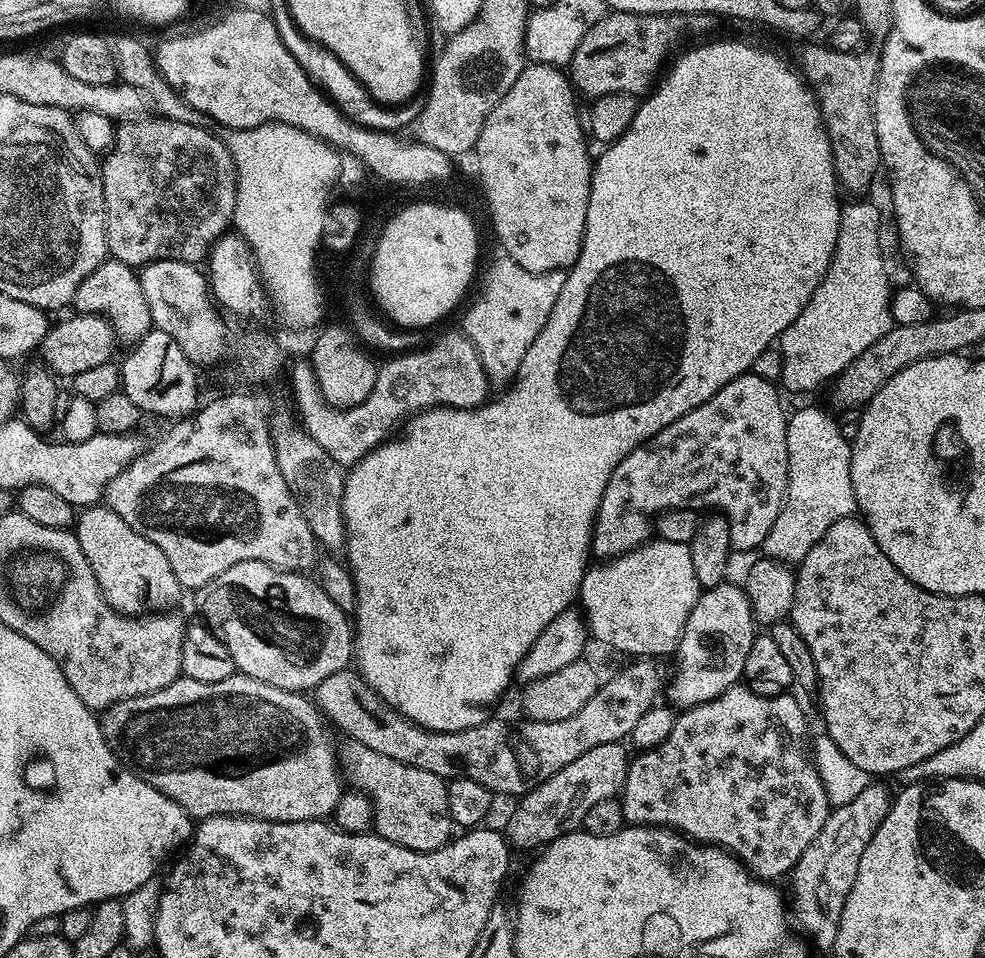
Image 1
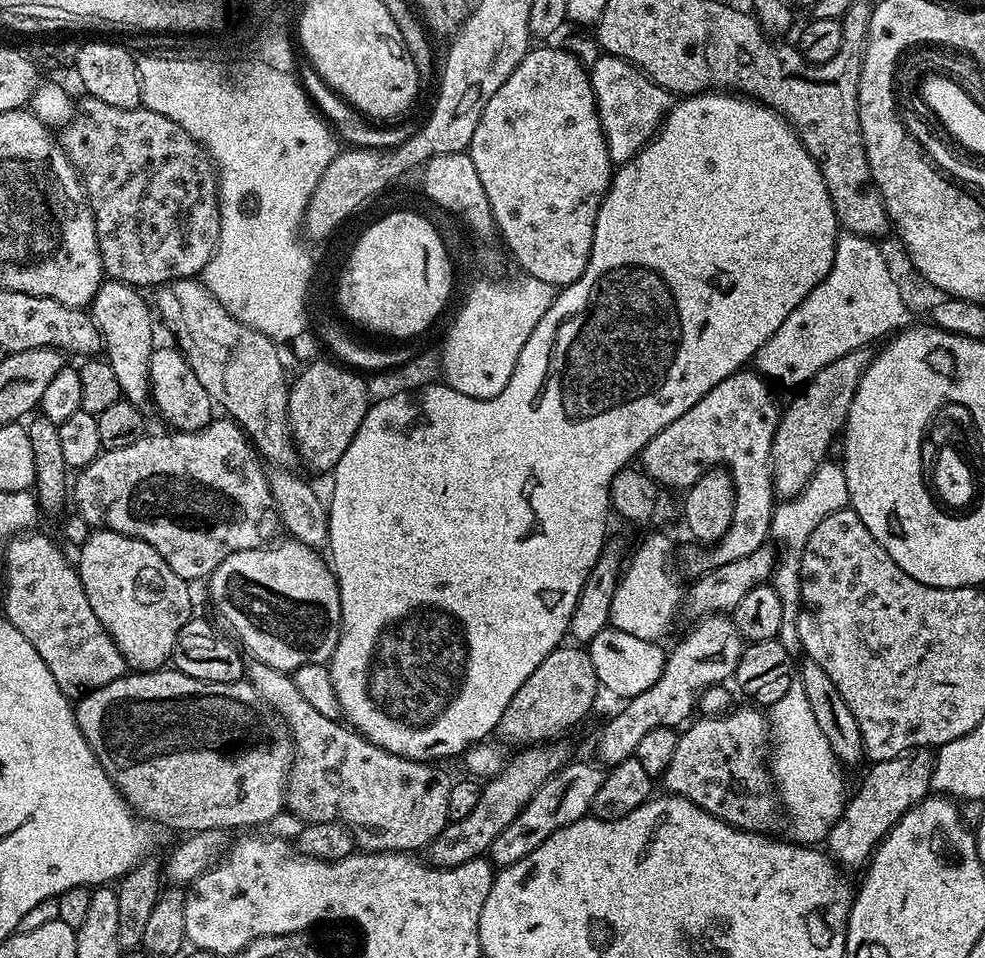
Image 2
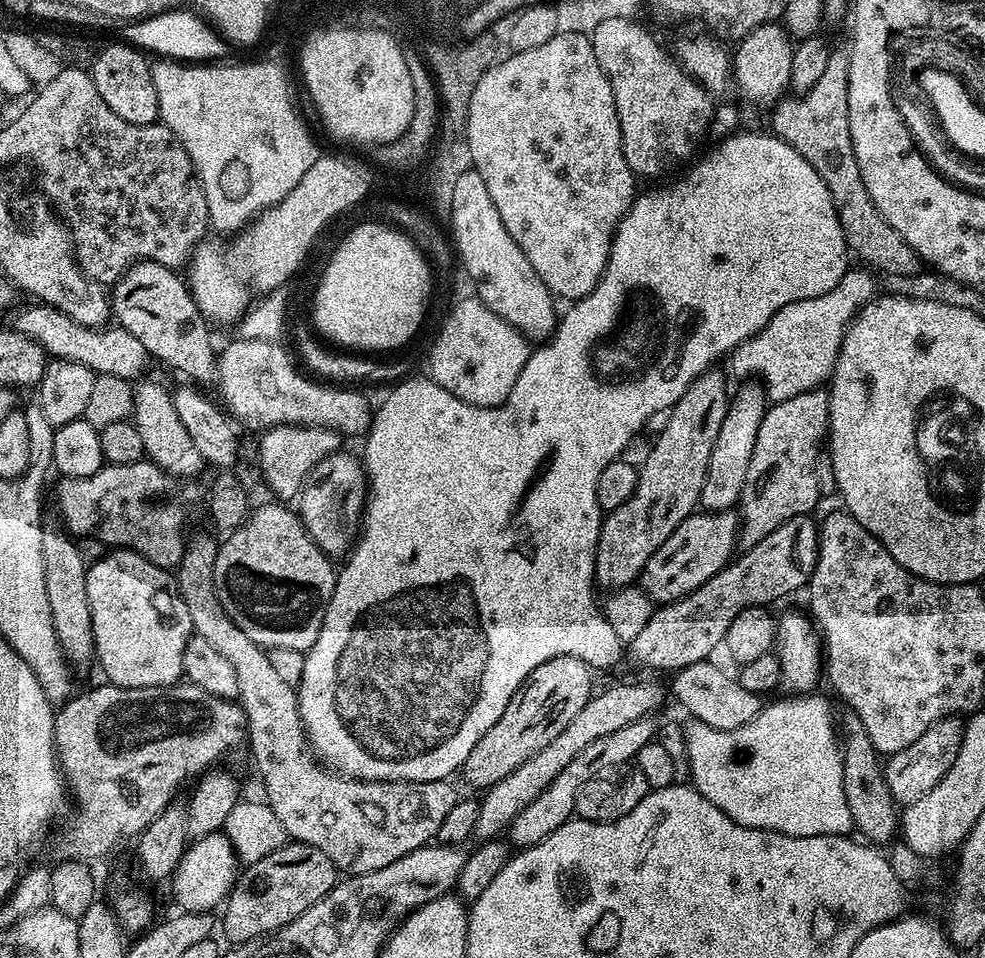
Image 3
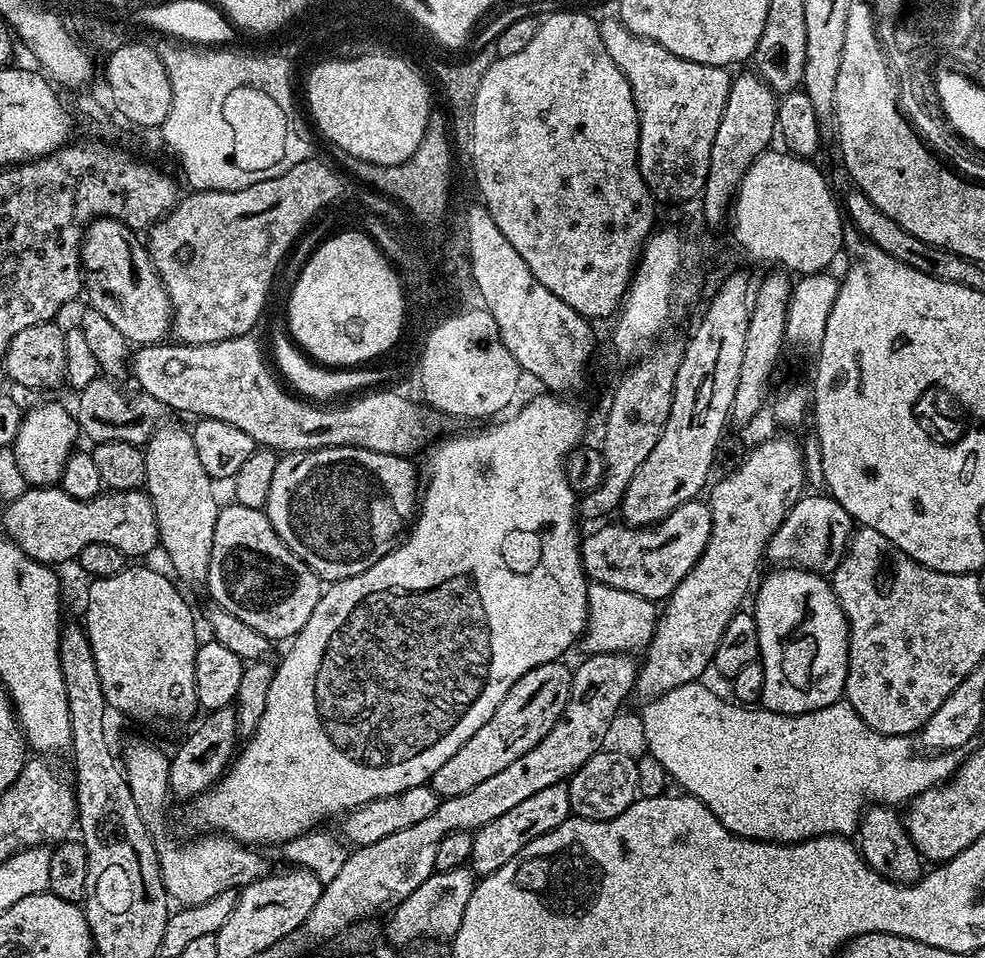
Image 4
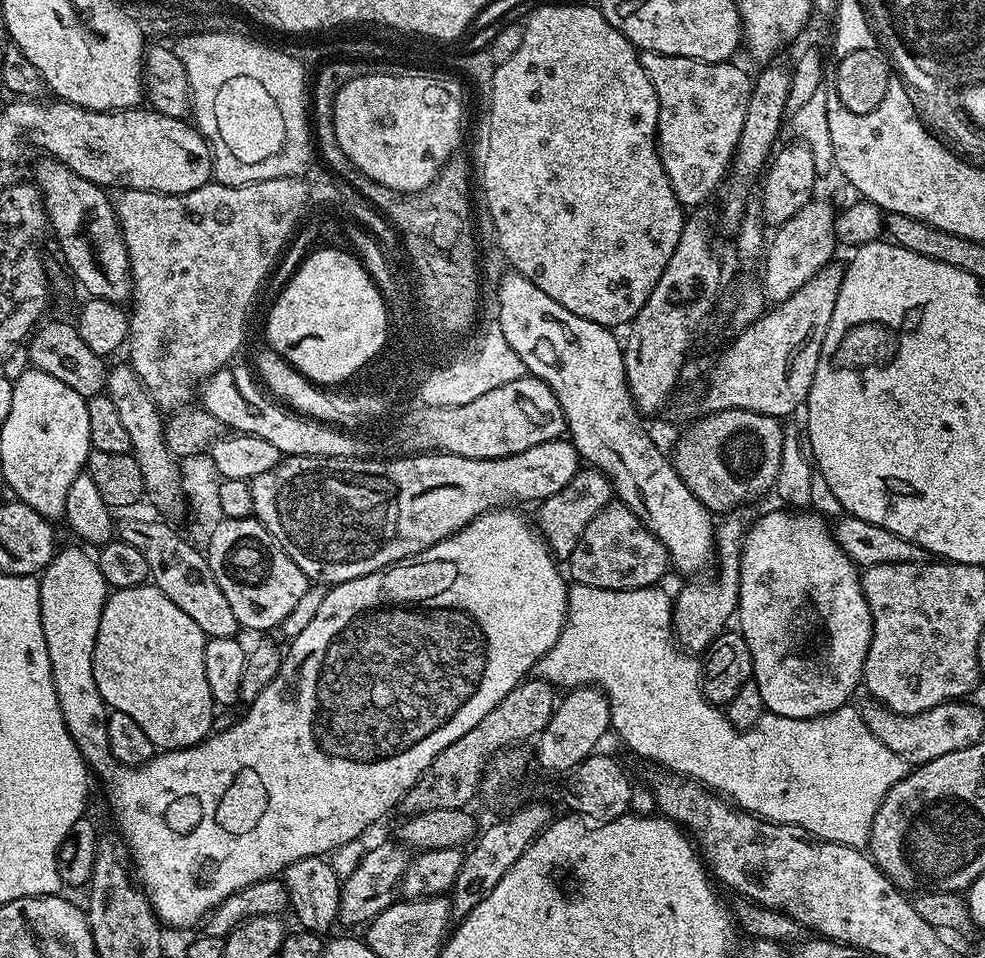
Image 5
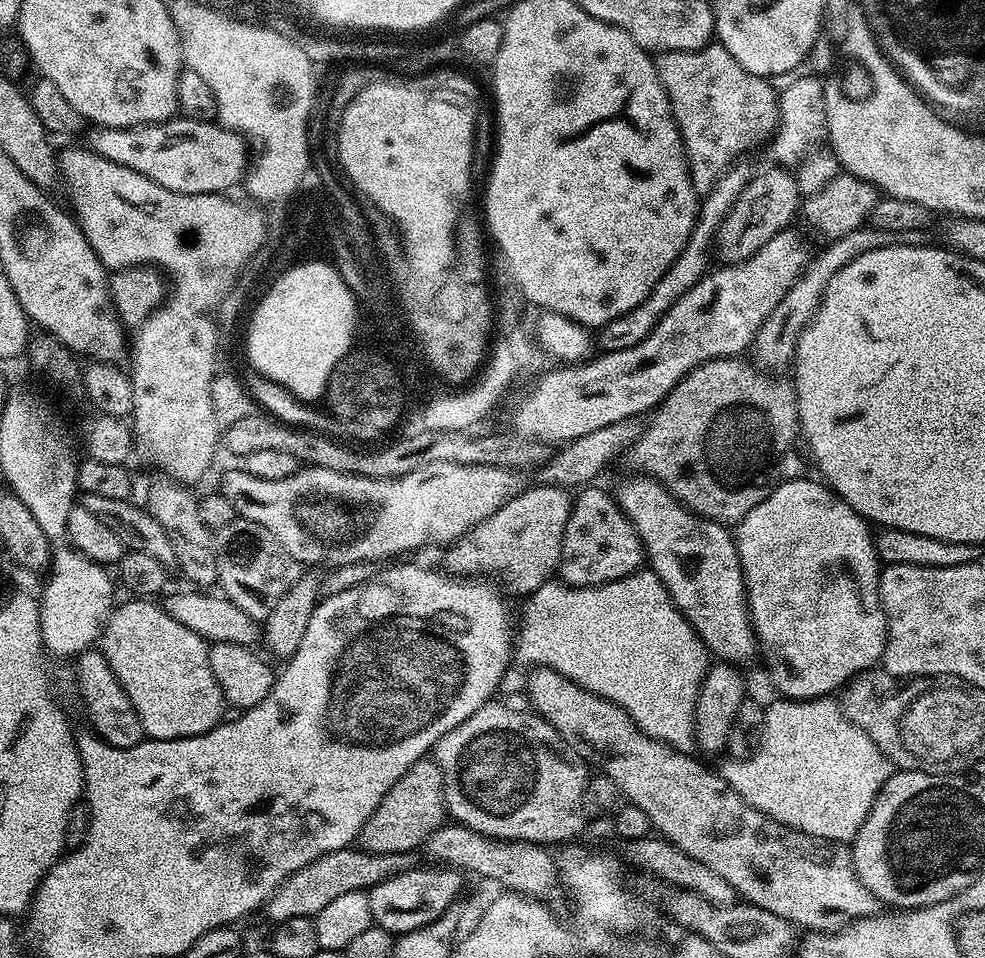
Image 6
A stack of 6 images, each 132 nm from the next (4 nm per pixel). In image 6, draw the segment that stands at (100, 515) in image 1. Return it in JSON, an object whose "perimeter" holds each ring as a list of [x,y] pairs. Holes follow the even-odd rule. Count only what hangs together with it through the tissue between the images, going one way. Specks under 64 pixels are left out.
{"perimeter":[[[128,598],[125,604],[117,603],[108,615],[98,640],[99,651],[104,653],[122,690],[126,690],[142,722],[145,737],[153,740],[181,740],[201,736],[221,723],[223,716],[220,715],[226,709],[226,701],[214,678],[214,670],[210,670],[209,647],[209,641],[194,634],[194,630],[186,630],[182,622],[170,618],[163,606],[152,598]]]}

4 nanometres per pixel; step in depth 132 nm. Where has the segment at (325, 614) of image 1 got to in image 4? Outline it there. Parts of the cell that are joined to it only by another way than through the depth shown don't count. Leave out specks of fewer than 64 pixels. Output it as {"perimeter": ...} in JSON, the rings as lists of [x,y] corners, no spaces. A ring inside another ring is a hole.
{"perimeter":[[[235,502],[225,503],[221,507],[218,526],[214,526],[214,550],[210,550],[207,588],[219,607],[234,614],[234,618],[246,622],[246,626],[254,626],[254,630],[258,630],[258,634],[262,634],[270,642],[276,640],[288,642],[293,636],[297,636],[302,626],[310,622],[314,614],[314,606],[318,606],[322,595],[320,577],[284,545],[282,538],[278,538],[274,526],[268,521],[267,511],[242,506]]]}

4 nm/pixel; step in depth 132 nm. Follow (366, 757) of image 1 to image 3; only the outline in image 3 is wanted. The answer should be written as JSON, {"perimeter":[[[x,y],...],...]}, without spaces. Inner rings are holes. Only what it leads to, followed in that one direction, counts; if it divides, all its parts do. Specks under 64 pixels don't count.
{"perimeter":[[[196,536],[193,540],[191,537],[184,545],[180,565],[174,570],[176,585],[182,594],[182,602],[186,602],[193,633],[206,638],[206,642],[211,642],[232,663],[234,675],[238,677],[238,703],[248,720],[246,744],[252,747],[252,760],[264,779],[264,792],[268,795],[265,796],[266,803],[270,810],[274,810],[278,822],[282,822],[282,830],[286,830],[289,841],[322,850],[332,865],[348,876],[365,876],[367,872],[390,866],[390,862],[402,858],[407,852],[423,848],[435,837],[444,817],[446,808],[440,805],[440,800],[453,799],[451,783],[443,780],[431,780],[425,784],[413,780],[354,780],[318,762],[306,743],[296,688],[277,674],[267,651],[233,622],[218,598],[214,586],[217,547],[218,540],[212,536]]]}

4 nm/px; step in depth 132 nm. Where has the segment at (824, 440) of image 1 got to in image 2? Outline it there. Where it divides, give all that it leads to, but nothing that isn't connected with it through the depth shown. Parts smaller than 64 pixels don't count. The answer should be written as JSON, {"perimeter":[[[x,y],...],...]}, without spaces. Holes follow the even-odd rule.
{"perimeter":[[[840,462],[820,464],[818,470],[814,470],[814,474],[797,496],[781,499],[773,507],[768,535],[771,543],[778,549],[778,555],[770,583],[778,594],[778,598],[782,600],[782,614],[789,621],[795,622],[800,613],[800,599],[802,598],[800,563],[802,554],[806,550],[806,542],[810,542],[810,534],[814,534],[815,528],[822,523],[822,518],[830,518],[830,514],[847,507],[849,503],[846,474],[843,463]]]}

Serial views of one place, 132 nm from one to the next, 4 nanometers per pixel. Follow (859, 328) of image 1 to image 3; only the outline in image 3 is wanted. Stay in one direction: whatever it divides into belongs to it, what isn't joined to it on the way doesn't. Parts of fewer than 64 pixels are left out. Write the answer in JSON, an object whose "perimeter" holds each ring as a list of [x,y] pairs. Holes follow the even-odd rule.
{"perimeter":[[[853,267],[841,278],[838,286],[834,286],[834,290],[830,290],[818,298],[806,298],[798,302],[790,302],[790,306],[782,306],[782,310],[778,310],[774,314],[774,318],[770,318],[770,322],[766,322],[766,326],[761,332],[751,336],[749,340],[743,340],[731,352],[730,360],[736,363],[738,371],[761,372],[764,375],[760,376],[769,401],[775,402],[794,398],[797,394],[806,394],[810,390],[821,387],[831,377],[848,325],[851,324],[856,313],[878,292],[875,280],[877,277],[871,271],[865,270],[863,267],[860,268]]]}

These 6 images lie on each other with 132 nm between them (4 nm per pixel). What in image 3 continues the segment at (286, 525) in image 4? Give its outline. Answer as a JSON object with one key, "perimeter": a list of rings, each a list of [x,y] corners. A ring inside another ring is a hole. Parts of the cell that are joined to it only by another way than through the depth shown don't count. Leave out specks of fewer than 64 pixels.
{"perimeter":[[[341,450],[322,458],[318,466],[308,476],[308,481],[304,483],[298,497],[298,515],[300,521],[304,523],[305,530],[310,534],[310,538],[318,547],[330,558],[344,558],[351,553],[362,528],[362,517],[364,515],[364,505],[368,494],[368,477],[364,471],[364,465],[359,455],[351,456],[347,450]]]}

